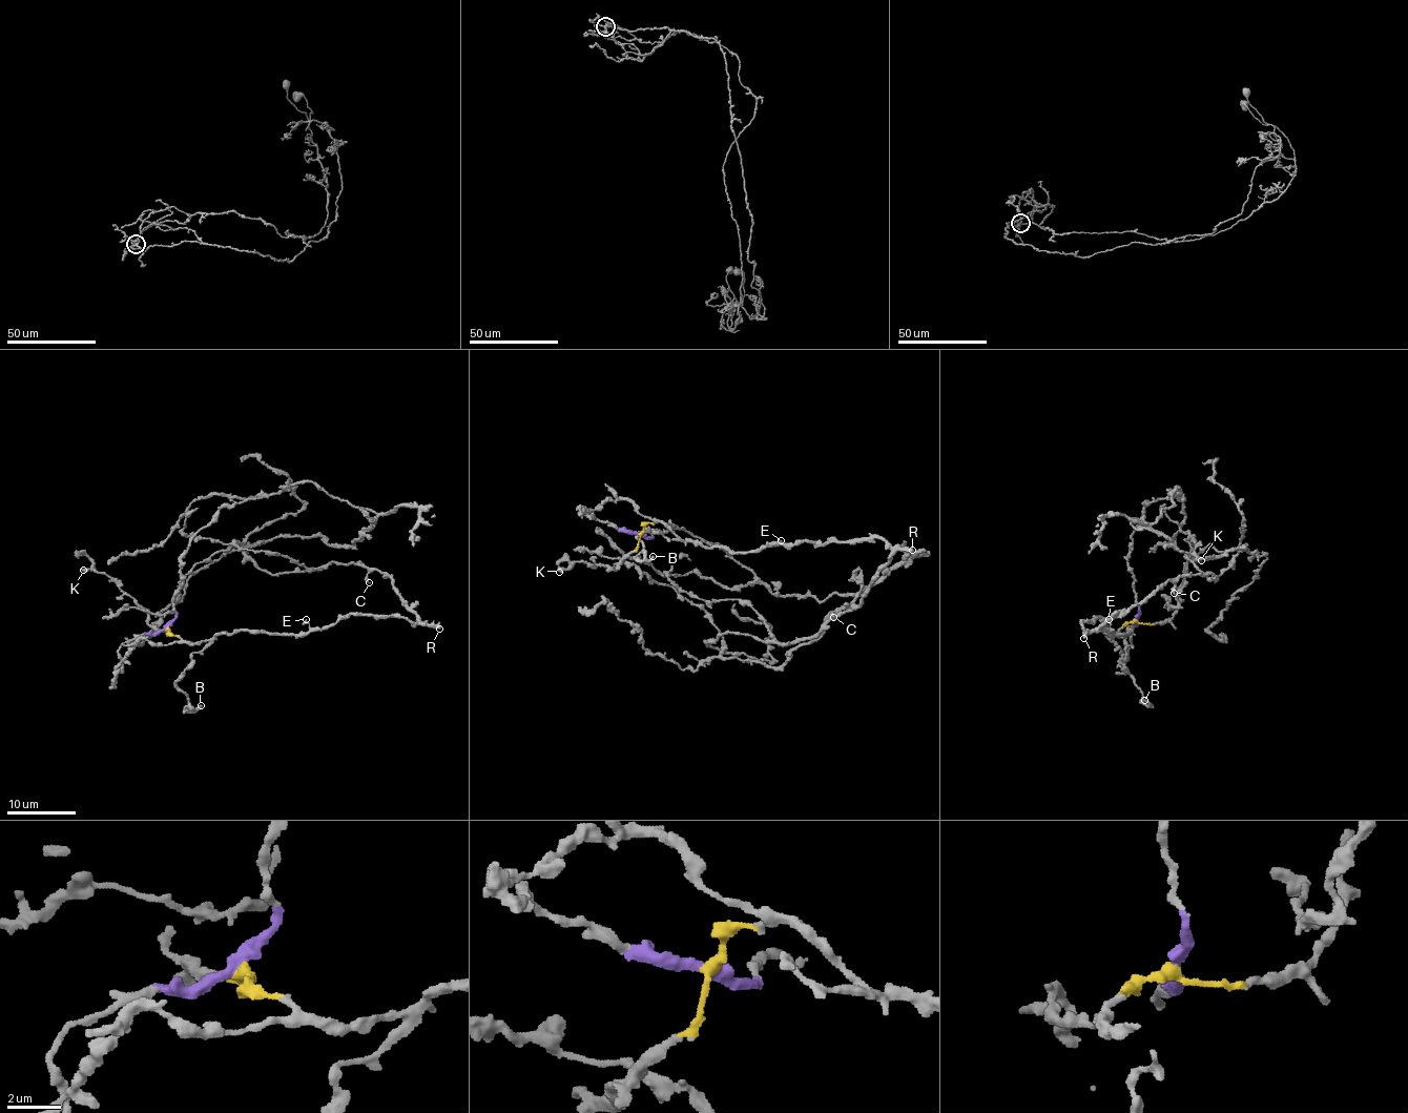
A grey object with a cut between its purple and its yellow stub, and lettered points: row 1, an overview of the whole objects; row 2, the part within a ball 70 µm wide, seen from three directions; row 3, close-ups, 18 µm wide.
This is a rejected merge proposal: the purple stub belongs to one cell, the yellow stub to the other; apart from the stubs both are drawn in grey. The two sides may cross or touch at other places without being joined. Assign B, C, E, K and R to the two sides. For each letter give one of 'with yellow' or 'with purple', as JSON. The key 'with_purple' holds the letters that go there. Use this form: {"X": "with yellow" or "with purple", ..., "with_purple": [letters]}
{"B": "with yellow", "C": "with yellow", "E": "with yellow", "K": "with yellow", "R": "with yellow", "with_purple": []}

